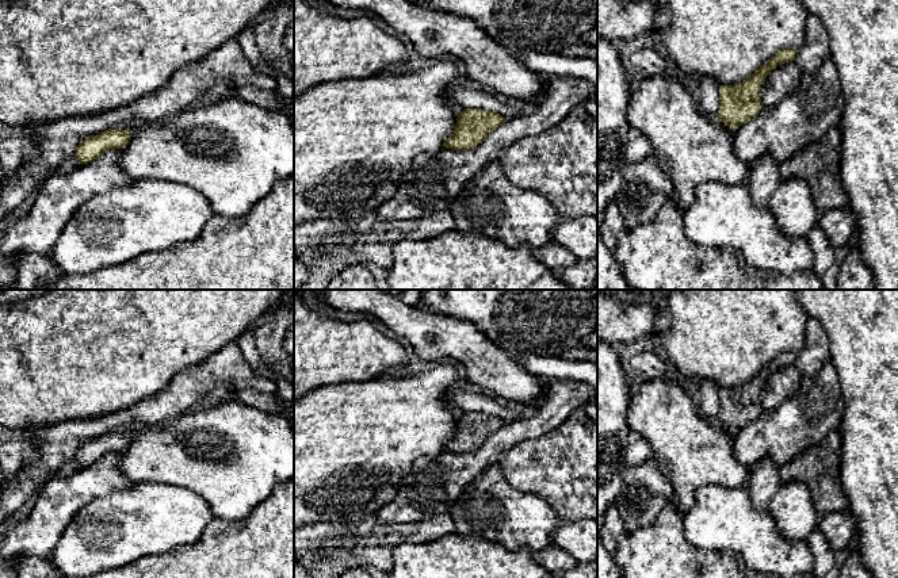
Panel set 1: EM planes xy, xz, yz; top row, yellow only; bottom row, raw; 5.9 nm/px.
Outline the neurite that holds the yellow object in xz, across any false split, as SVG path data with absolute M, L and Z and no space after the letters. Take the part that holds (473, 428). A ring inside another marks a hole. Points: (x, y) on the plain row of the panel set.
M467 412L458 418L456 430L444 444L444 451L458 455L471 453L505 425L507 422L498 417L481 412Z

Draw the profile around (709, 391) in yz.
M712 380L699 382L700 407L710 421L719 417L719 387Z

